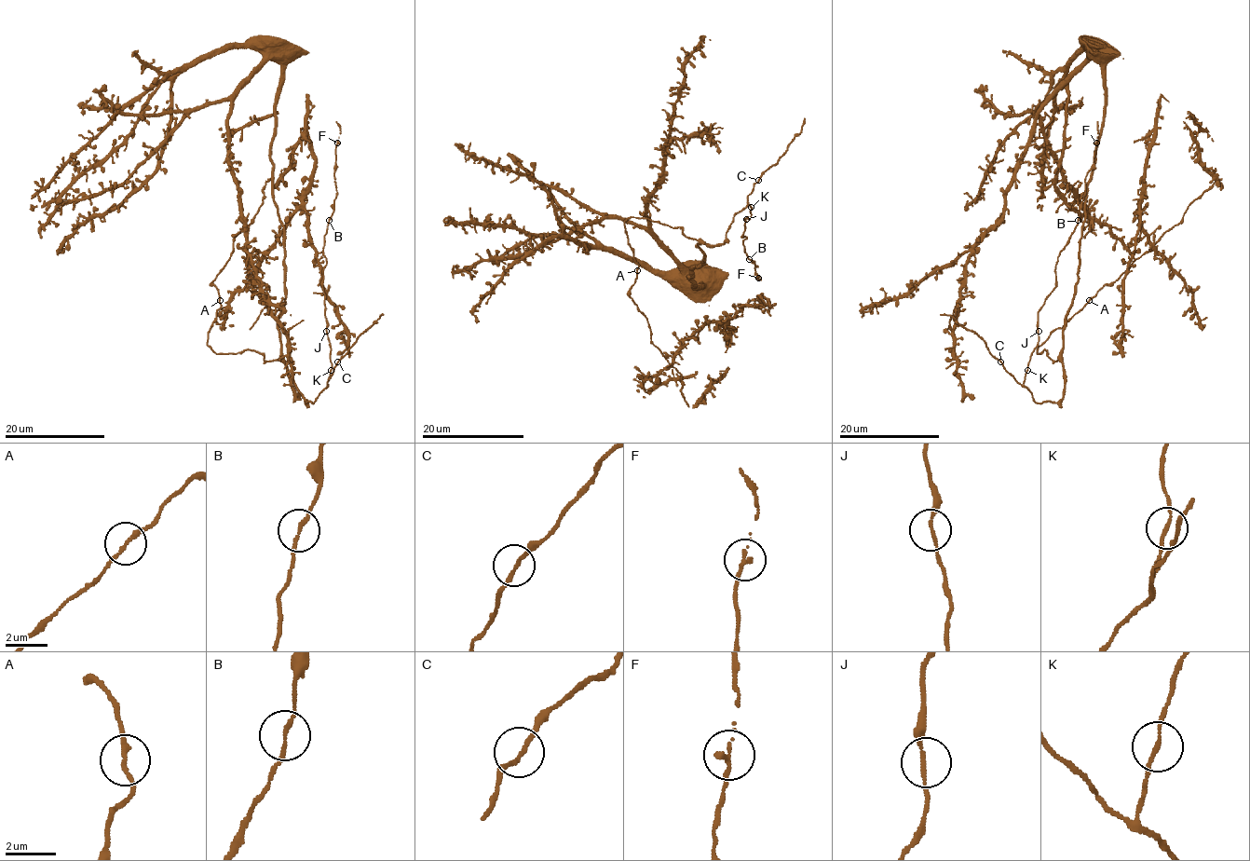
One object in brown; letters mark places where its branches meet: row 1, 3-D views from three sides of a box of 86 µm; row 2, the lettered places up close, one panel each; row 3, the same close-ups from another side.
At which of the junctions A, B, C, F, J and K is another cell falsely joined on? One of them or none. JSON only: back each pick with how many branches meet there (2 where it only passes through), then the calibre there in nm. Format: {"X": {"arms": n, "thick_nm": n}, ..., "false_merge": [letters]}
{"false_merge": []}

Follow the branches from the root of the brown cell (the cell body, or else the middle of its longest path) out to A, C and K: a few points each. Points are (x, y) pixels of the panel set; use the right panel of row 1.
A: (1080, 259), (1076, 293), (1064, 330), (1062, 355), (1053, 362), (1045, 350), (1037, 354), (1047, 337), (1088, 300)
C: (1080, 259), (1076, 293), (1064, 330), (1064, 396), (1056, 403), (1036, 403), (1032, 393), (1005, 369), (1001, 362)
K: (1080, 259), (1076, 293), (1064, 330), (1064, 396), (1056, 403), (1036, 403), (1024, 385), (1027, 370)

